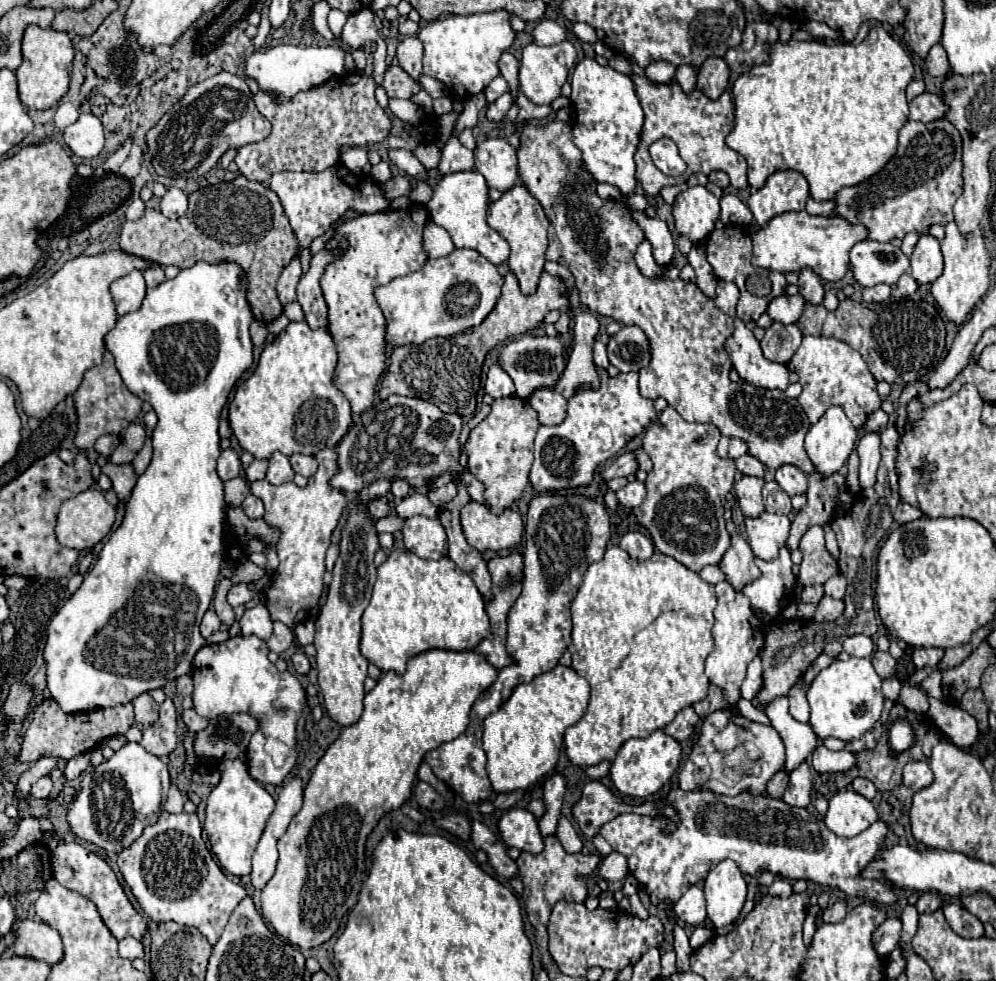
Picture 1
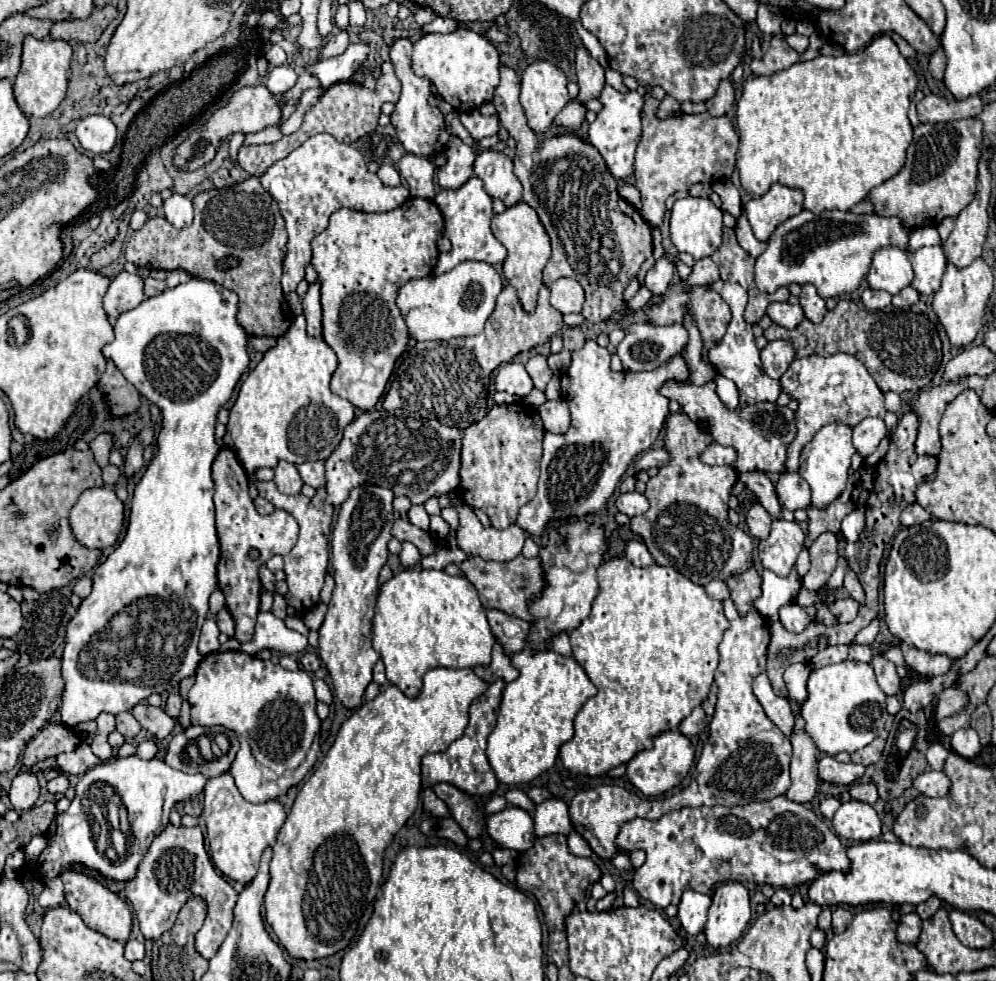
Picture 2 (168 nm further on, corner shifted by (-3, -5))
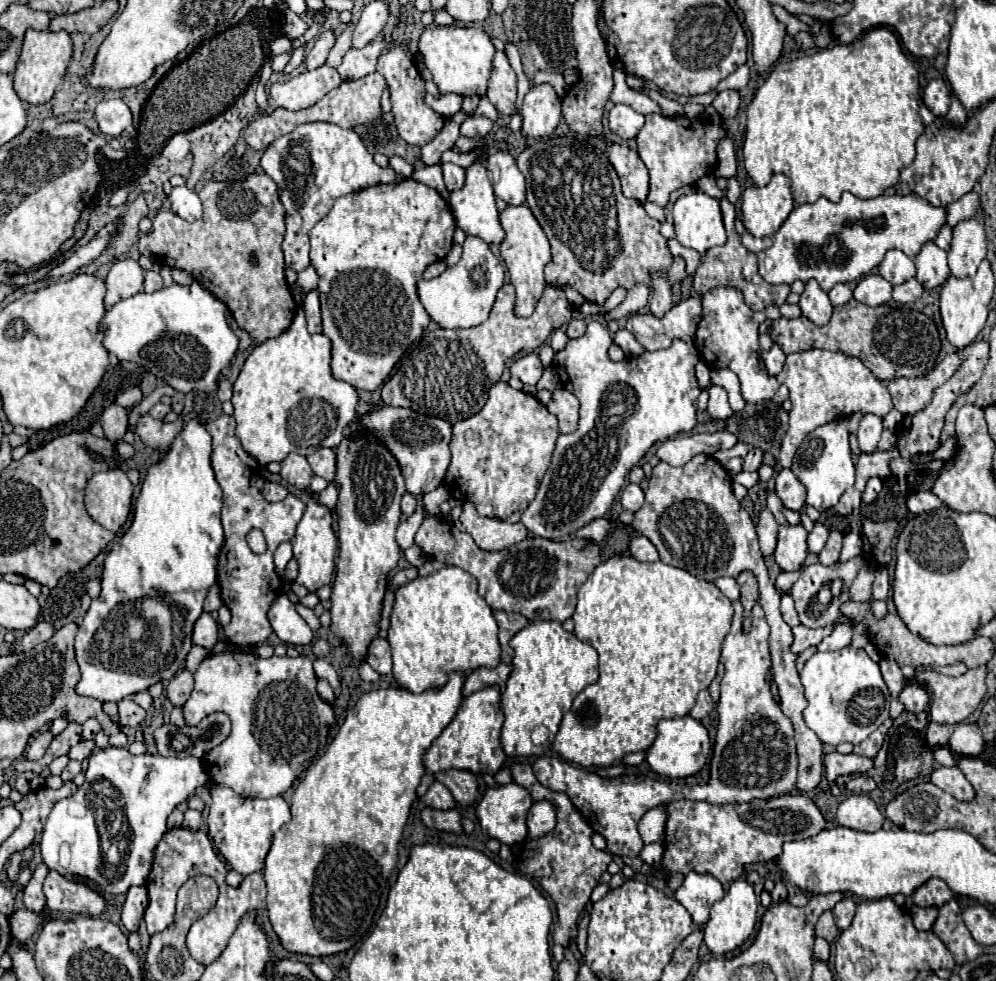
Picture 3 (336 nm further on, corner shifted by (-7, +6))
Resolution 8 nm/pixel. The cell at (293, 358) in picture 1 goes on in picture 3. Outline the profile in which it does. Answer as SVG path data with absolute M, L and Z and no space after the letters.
M298 309L292 325L282 335L260 343L248 355L238 379L234 381L232 405L236 437L240 439L244 451L252 455L260 465L268 465L270 461L284 461L292 451L300 455L312 455L320 447L338 447L344 437L344 429L356 419L356 389L350 387L350 383L332 377L330 351L332 343L326 335L310 335L306 331L304 309Z

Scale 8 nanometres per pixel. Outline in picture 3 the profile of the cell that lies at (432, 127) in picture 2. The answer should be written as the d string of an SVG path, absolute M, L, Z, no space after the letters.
M396 45L394 49L380 55L376 71L386 77L386 85L390 89L390 101L392 101L392 115L394 115L394 123L396 123L400 137L408 145L424 147L426 143L430 143L440 133L440 129L444 127L444 117L434 113L432 109L428 109L424 105L424 95L426 95L424 81L414 67L412 53L404 45Z

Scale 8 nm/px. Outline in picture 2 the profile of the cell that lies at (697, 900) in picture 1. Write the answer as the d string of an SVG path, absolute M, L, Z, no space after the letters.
M686 890L678 904L678 920L688 934L700 934L706 926L706 914L712 900L708 894Z

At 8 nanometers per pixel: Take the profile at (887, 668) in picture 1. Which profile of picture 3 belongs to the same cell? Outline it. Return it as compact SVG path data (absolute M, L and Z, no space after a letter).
M884 657L880 661L880 669L882 669L882 677L884 677L884 681L890 689L890 695L898 697L900 691L904 689L904 685L906 685L906 679L904 679L900 667L896 665L896 661L892 661L892 657Z

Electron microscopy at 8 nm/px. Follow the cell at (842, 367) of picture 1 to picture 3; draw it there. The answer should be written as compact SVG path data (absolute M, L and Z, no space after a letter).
M810 349L804 353L792 353L786 357L784 369L776 375L778 383L790 389L790 427L782 439L780 447L780 465L790 467L792 457L802 443L802 439L820 425L834 421L836 417L848 417L856 411L874 413L884 417L892 409L892 399L882 381L878 381L872 371L856 357L844 353Z

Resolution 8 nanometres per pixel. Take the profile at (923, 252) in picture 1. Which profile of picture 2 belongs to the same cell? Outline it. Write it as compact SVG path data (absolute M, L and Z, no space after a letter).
M924 246L910 254L914 280L912 286L920 294L934 294L940 288L940 280L946 268L946 254L942 246Z

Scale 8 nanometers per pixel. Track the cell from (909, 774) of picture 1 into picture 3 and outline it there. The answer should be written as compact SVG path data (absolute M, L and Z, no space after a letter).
M938 767L932 771L930 781L950 793L958 801L972 801L974 799L974 789L966 781L964 773L958 767Z

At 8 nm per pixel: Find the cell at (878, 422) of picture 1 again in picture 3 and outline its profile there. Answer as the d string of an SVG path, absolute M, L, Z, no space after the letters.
M864 415L858 427L858 447L862 453L874 453L882 433L882 419L878 415Z

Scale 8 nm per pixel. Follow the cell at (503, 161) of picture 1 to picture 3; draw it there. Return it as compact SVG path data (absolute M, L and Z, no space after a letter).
M498 151L488 157L488 177L492 179L496 197L504 199L508 205L526 203L524 175L508 151Z

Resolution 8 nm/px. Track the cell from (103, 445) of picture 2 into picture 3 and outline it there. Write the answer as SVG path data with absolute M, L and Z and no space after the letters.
M120 405L106 407L102 413L102 427L104 427L106 439L110 443L114 443L114 445L120 443L126 433L126 427L128 427L128 409L124 409Z

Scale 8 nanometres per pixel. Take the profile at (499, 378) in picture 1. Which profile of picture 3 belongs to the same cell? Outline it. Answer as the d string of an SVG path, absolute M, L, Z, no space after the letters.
M528 353L520 359L516 359L510 367L510 373L514 377L518 377L524 385L536 385L542 377L542 371L544 371L544 365L536 353Z

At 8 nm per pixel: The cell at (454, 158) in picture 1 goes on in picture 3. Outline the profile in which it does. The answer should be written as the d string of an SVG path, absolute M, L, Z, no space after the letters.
M444 163L442 169L444 169L446 189L448 189L448 191L462 189L462 185L464 185L464 169L458 167L458 165L454 165L454 163Z

